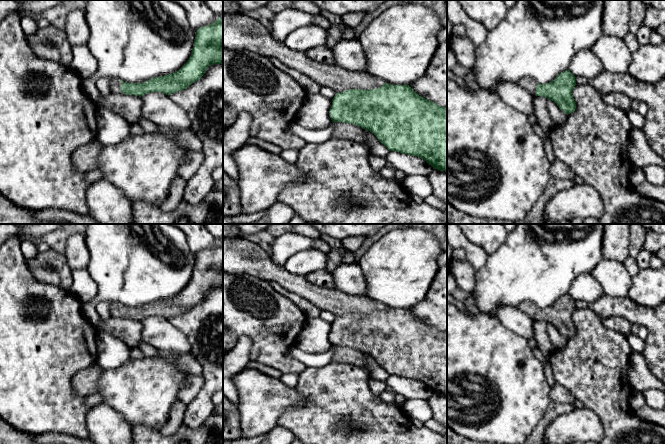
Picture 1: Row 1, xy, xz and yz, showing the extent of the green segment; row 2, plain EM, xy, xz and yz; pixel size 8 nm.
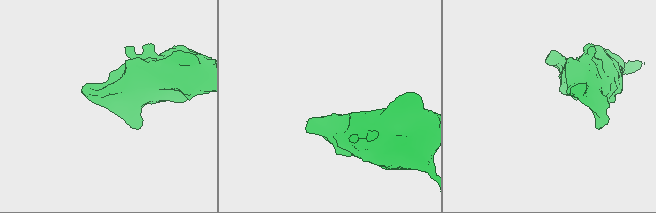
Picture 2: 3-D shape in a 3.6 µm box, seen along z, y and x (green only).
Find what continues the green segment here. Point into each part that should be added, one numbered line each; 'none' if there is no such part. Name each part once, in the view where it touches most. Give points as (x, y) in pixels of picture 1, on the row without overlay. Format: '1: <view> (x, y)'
1: xz (239, 255)

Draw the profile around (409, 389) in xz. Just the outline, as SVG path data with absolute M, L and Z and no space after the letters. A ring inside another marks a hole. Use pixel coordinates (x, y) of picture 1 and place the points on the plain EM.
M389 375L386 383L395 393L402 395L405 399L422 398L427 400L433 394L433 391L424 383L400 376Z

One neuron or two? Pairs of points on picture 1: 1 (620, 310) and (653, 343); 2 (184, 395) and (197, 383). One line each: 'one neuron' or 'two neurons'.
1: one neuron
2: one neuron

